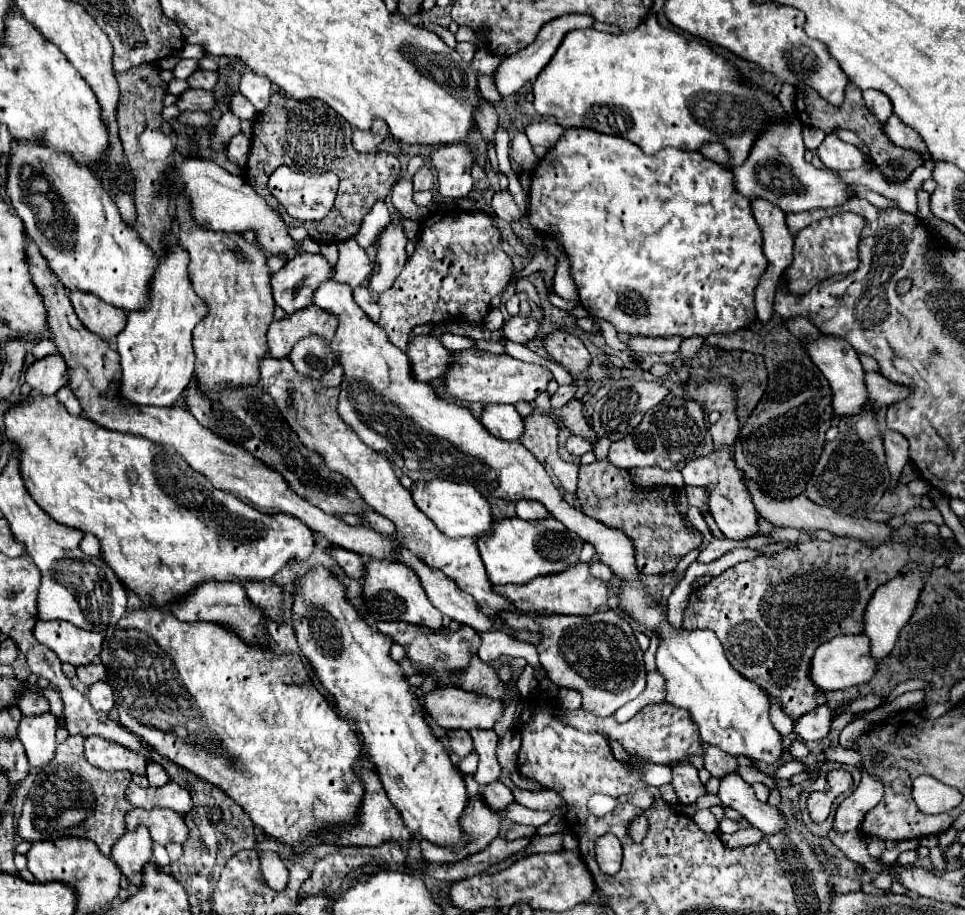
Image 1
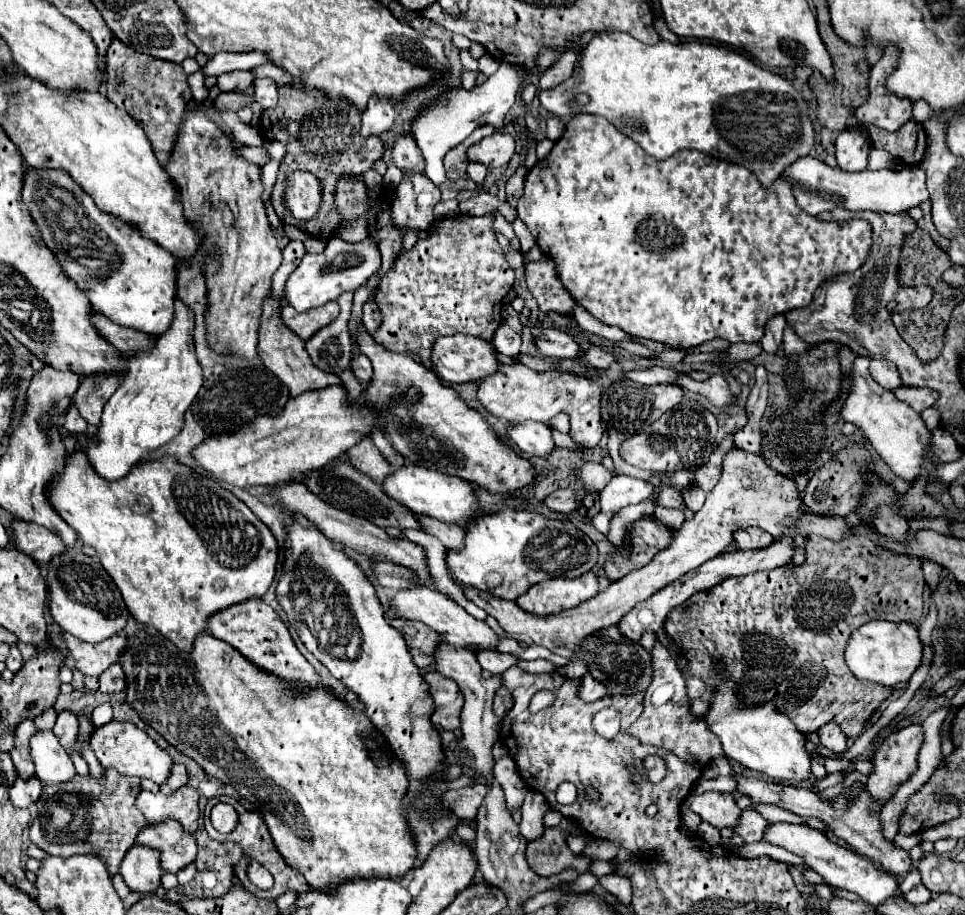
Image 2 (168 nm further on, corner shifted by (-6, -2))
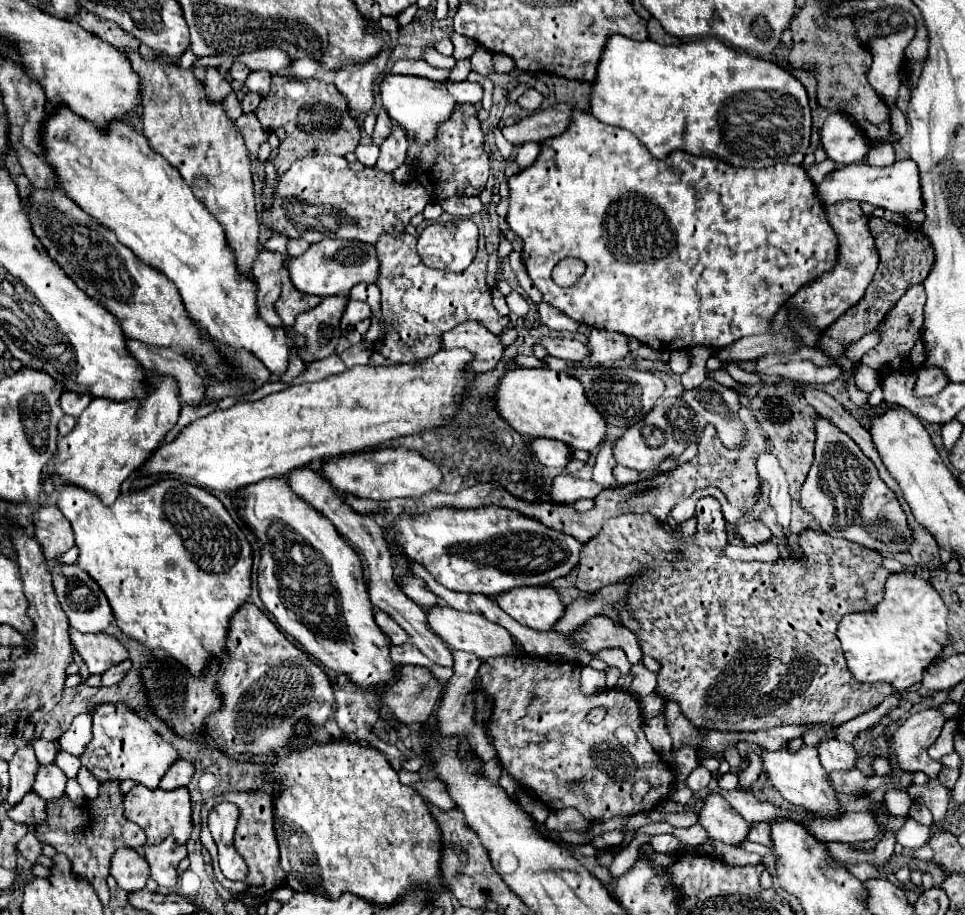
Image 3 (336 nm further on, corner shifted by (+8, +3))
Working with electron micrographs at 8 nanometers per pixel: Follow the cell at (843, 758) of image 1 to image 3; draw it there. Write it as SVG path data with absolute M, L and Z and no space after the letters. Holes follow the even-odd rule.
M936 710L912 714L888 738L888 750L896 758L902 772L924 772L928 778L938 778L942 764L928 756L928 748L936 742L946 718Z

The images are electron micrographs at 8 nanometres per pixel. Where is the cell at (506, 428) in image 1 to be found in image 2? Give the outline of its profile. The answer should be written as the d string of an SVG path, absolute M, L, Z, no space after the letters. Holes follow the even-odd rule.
M522 423L522 427L508 427L508 435L528 455L546 457L556 449L550 427L544 423Z

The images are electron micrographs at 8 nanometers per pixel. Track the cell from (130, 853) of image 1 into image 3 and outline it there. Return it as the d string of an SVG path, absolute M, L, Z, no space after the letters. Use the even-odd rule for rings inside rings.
M120 850L120 854L112 856L110 874L122 890L136 892L146 886L150 868L138 850Z

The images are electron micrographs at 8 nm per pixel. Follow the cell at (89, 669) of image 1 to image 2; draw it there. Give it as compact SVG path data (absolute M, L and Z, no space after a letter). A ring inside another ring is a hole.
M118 663L110 665L106 669L106 673L102 673L100 681L100 691L102 693L116 693L116 691L124 691L126 689L126 675L124 669L118 667Z

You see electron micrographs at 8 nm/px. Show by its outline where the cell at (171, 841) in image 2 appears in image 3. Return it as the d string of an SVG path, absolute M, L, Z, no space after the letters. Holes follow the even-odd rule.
M168 836L160 844L142 846L142 852L150 866L150 876L160 886L176 886L176 866L182 858L186 858L186 846L176 844L176 840Z

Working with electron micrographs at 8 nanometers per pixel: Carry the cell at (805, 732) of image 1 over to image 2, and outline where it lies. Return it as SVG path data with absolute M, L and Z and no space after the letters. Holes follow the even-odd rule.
M828 723L818 731L818 739L824 747L828 747L834 755L844 755L848 751L848 739L842 735L842 729L836 723Z

